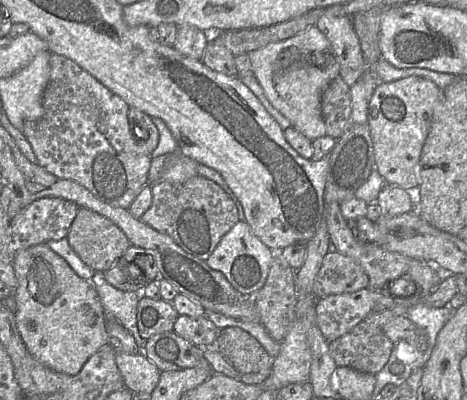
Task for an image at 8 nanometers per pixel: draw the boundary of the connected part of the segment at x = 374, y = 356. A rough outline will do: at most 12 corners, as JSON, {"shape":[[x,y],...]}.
{"shape":[[366,321],[329,342],[337,366],[375,375],[395,344]]}

